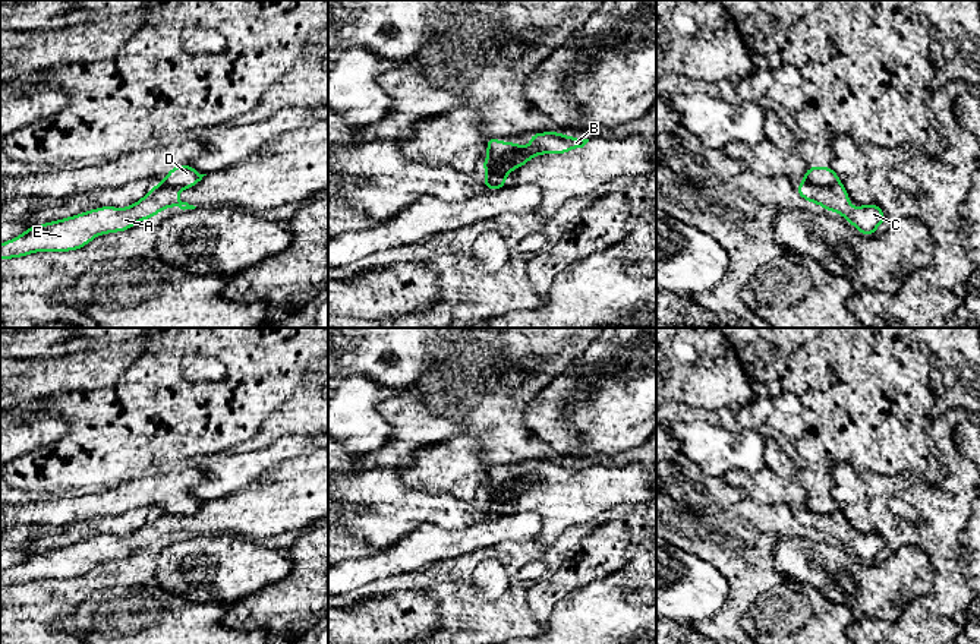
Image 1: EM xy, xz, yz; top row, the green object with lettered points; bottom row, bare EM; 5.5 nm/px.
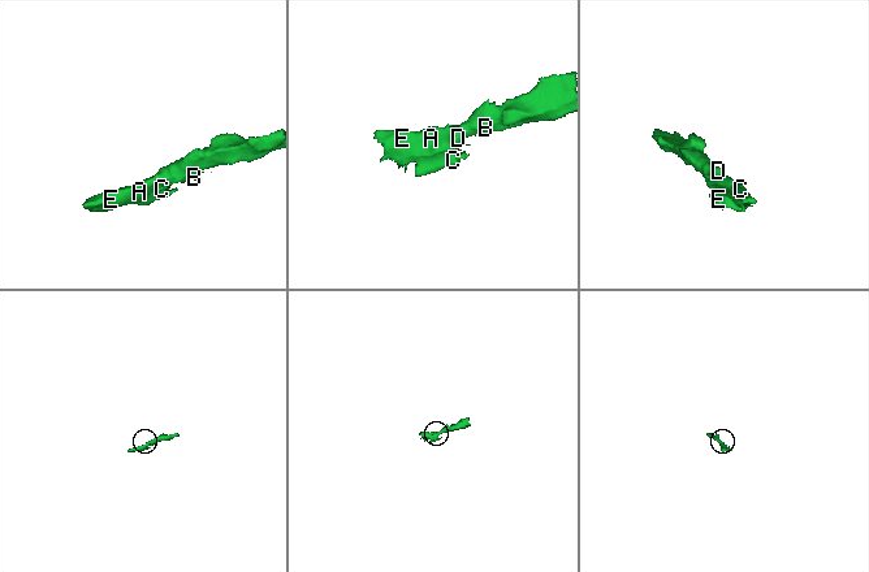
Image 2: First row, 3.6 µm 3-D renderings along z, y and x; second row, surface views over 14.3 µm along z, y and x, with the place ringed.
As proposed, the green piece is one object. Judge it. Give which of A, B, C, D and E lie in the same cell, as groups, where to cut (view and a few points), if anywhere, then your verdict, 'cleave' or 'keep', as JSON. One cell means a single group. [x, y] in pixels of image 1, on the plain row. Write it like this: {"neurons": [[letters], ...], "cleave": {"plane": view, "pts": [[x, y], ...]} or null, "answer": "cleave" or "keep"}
{"neurons": [["A", "B", "C", "E"], ["D"]], "cleave": {"plane": "xz", "pts": [[538, 480], [523, 474], [506, 493], [491, 502]]}, "answer": "cleave"}

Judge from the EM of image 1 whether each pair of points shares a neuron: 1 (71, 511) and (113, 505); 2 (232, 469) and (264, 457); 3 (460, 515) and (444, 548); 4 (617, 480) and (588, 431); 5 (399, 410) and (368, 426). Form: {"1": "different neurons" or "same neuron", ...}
{"1": "same neuron", "2": "same neuron", "3": "different neurons", "4": "different neurons", "5": "different neurons"}

